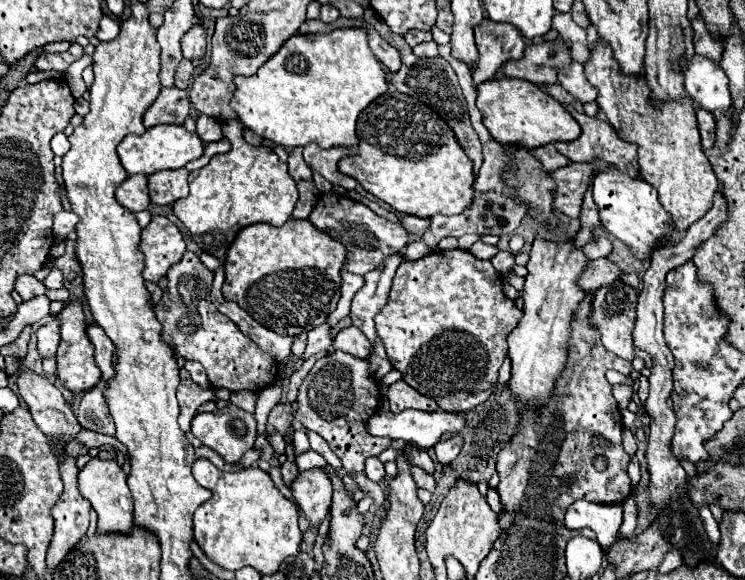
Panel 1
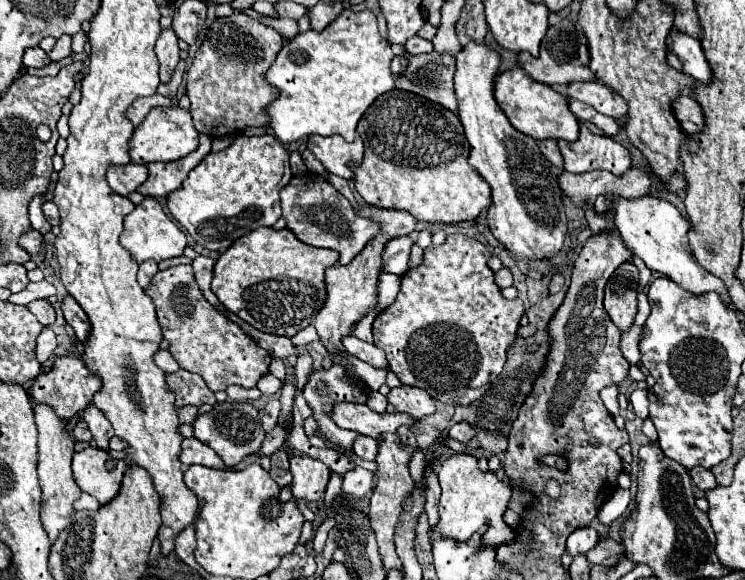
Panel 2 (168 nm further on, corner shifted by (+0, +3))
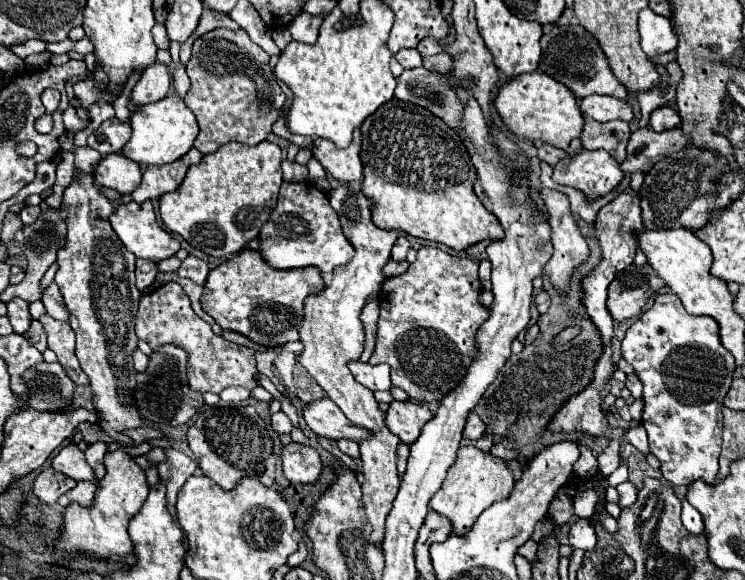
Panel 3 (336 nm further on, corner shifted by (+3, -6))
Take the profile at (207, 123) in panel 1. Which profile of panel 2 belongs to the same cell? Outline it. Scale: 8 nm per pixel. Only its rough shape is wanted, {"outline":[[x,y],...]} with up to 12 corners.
{"outline":[[199,133],[199,149],[173,163],[147,165],[137,191],[167,197],[181,189],[189,171],[209,151],[211,137]]}

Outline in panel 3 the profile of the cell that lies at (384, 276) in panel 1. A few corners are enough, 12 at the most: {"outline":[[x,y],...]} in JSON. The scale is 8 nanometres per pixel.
{"outline":[[400,232],[394,248],[392,260],[406,260],[410,248],[408,238]]}

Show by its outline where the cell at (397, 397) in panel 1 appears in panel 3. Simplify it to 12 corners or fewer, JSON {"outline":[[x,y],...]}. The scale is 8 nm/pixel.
{"outline":[[392,402],[386,426],[404,444],[414,444],[432,418],[424,404]]}

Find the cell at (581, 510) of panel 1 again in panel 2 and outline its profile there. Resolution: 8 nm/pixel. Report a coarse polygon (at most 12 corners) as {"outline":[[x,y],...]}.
{"outline":[[617,489],[597,511],[601,525],[617,521],[631,501],[627,489]]}

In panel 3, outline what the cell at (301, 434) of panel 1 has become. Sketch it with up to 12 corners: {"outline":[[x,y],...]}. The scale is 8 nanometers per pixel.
{"outline":[[330,398],[306,404],[302,416],[318,436],[370,436],[358,430]]}

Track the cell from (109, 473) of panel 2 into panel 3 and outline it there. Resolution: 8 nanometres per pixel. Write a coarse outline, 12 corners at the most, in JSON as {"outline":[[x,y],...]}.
{"outline":[[66,444],[52,458],[52,468],[88,480],[92,468],[76,444]]}

